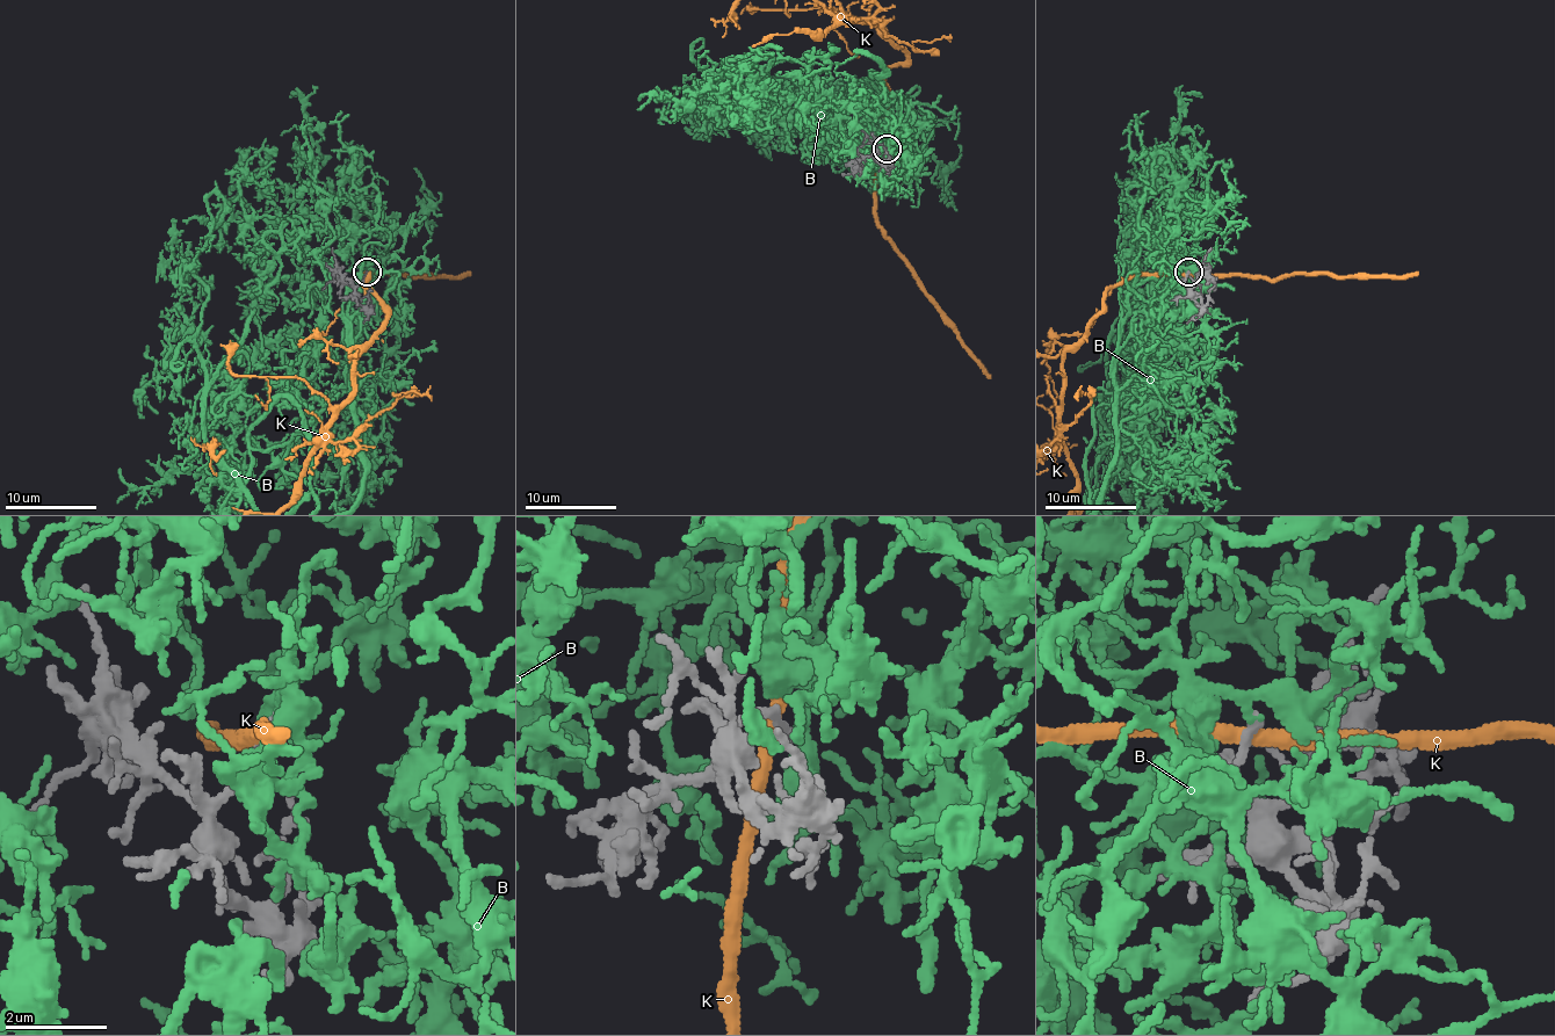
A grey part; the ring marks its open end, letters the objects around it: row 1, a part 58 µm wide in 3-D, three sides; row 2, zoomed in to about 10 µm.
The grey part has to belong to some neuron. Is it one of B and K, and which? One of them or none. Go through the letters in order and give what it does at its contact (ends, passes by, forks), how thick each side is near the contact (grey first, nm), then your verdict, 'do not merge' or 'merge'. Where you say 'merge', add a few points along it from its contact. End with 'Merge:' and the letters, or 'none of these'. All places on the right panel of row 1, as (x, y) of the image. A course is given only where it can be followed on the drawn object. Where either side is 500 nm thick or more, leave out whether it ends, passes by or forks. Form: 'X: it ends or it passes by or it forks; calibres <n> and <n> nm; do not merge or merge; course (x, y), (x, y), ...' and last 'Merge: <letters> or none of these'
B: it passes by; calibres 150 and 190 nm; merge
K: it passes by; calibres 170 and 280 nm; do not merge
Merge: B

